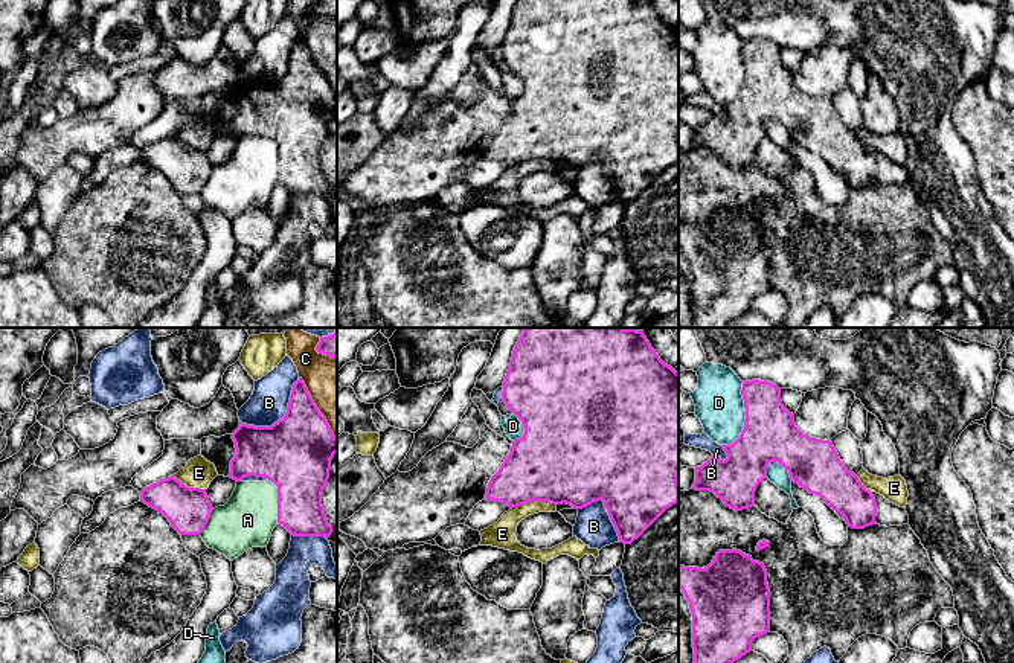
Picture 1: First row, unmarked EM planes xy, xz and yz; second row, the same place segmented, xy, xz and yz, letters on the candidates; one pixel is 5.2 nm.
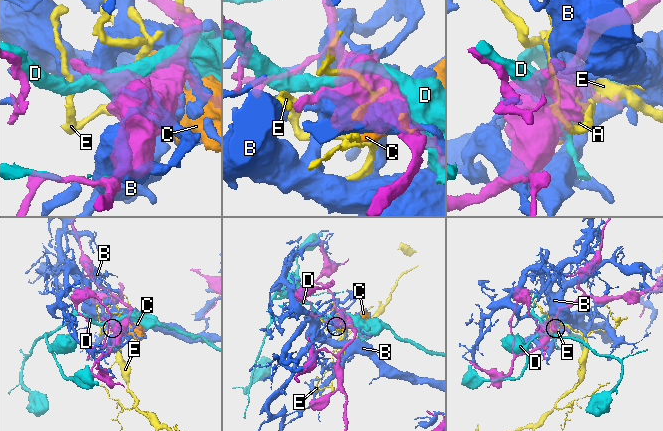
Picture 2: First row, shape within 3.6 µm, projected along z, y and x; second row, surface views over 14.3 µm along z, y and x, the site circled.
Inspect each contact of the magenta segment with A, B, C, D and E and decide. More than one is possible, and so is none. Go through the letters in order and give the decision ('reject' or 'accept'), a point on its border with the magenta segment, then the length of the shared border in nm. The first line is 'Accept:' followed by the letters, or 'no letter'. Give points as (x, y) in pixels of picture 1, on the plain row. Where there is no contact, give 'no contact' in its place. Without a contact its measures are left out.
Accept: no letter
A: reject | xy (278, 159) | 240 nm
B: reject | xy (282, 76) | 380 nm
C: reject | xy (317, 67) | 380 nm
D: reject | yz (746, 76) | 360 nm
E: reject | xz (532, 159) | 240 nm

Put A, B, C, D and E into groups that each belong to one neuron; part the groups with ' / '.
A B / C / D / E

